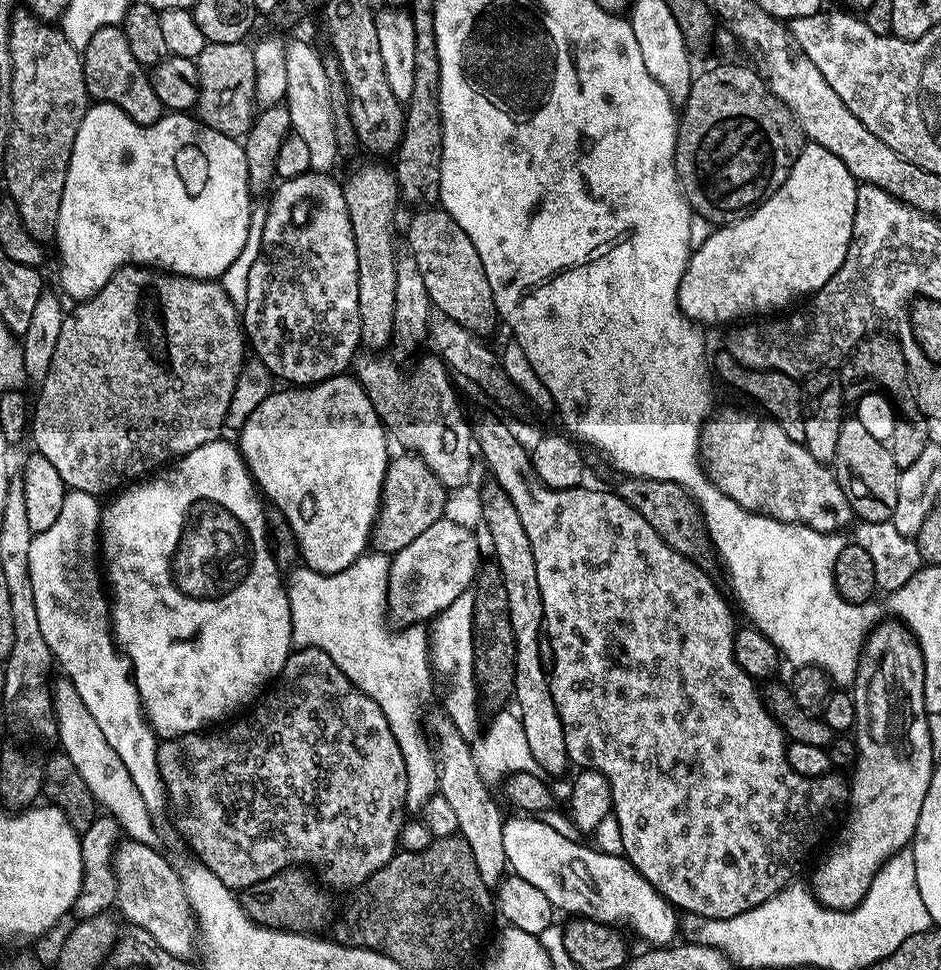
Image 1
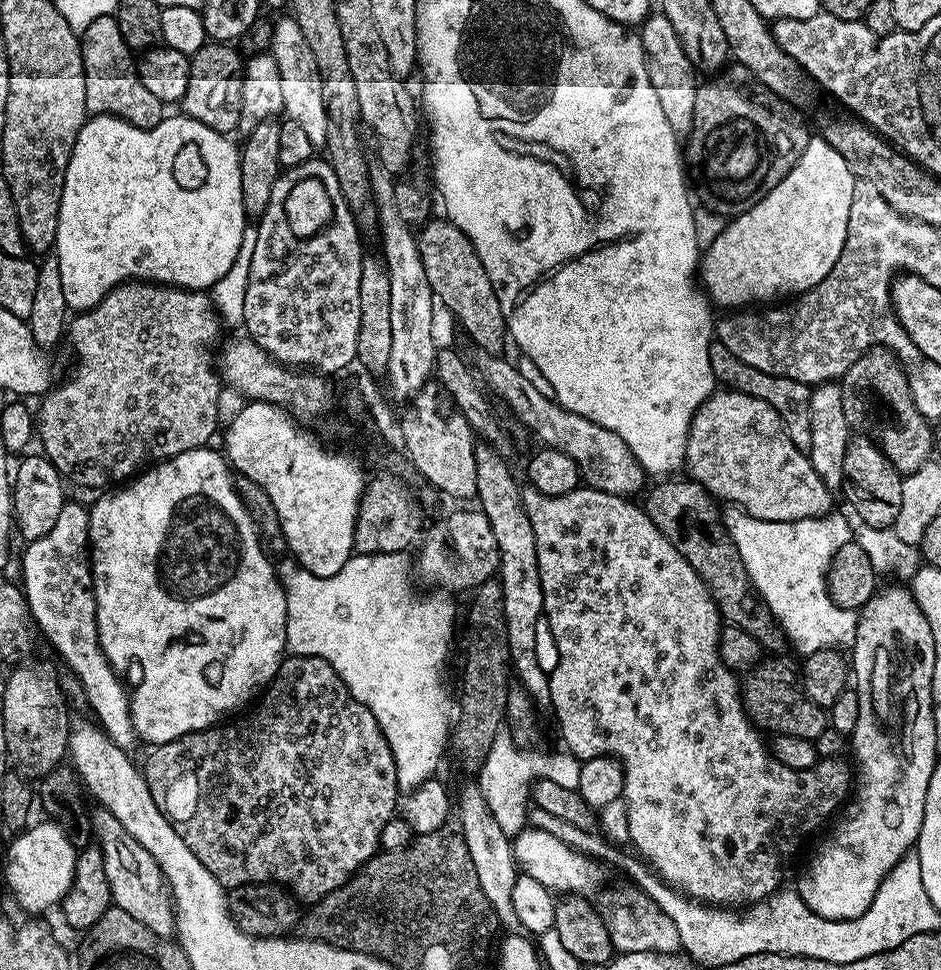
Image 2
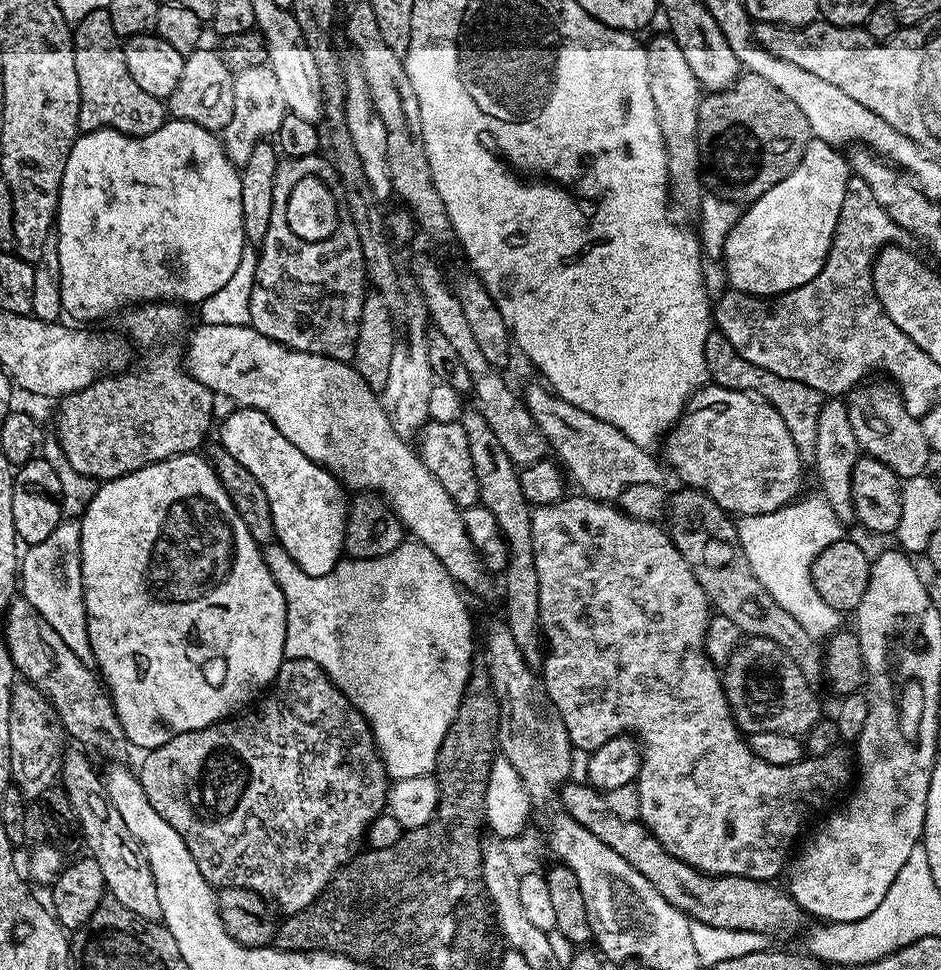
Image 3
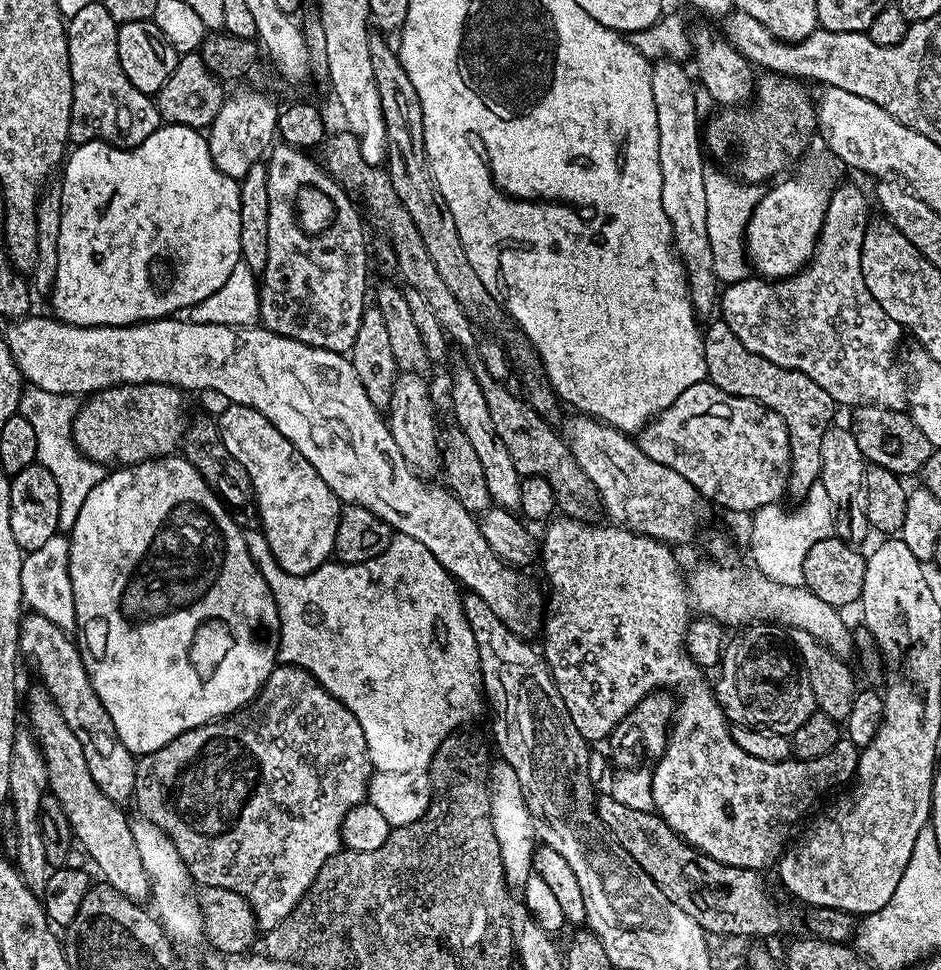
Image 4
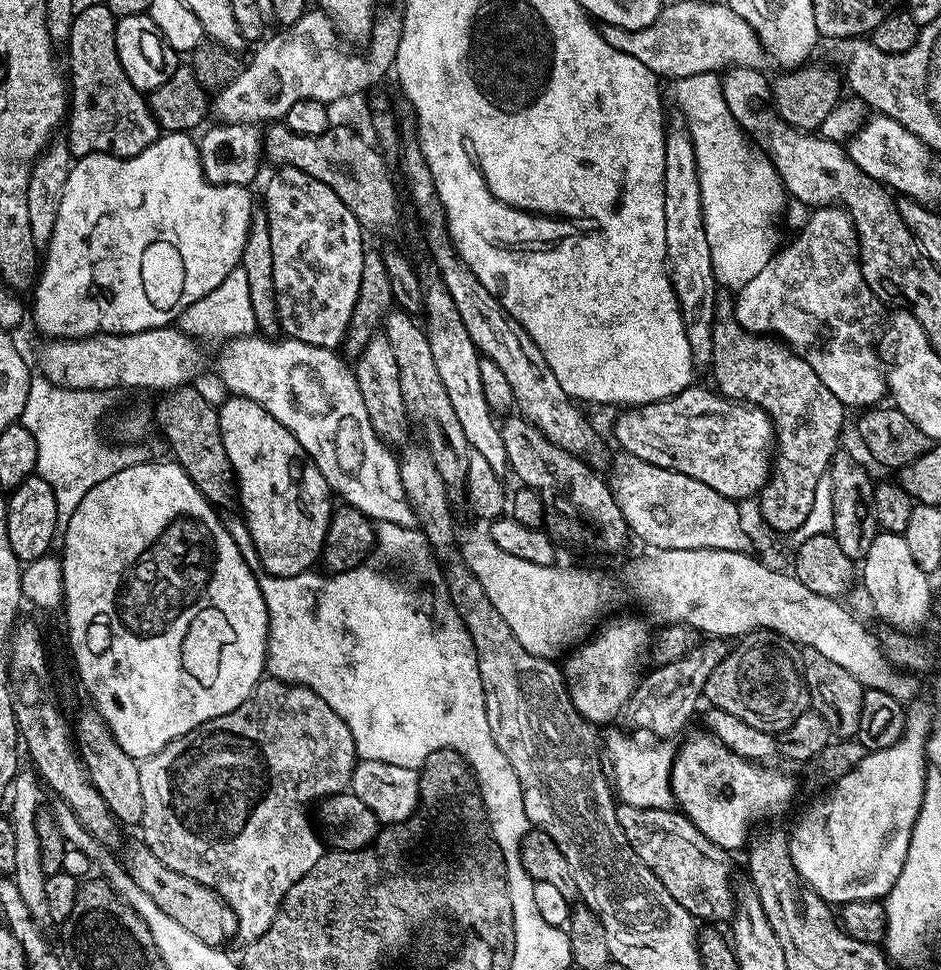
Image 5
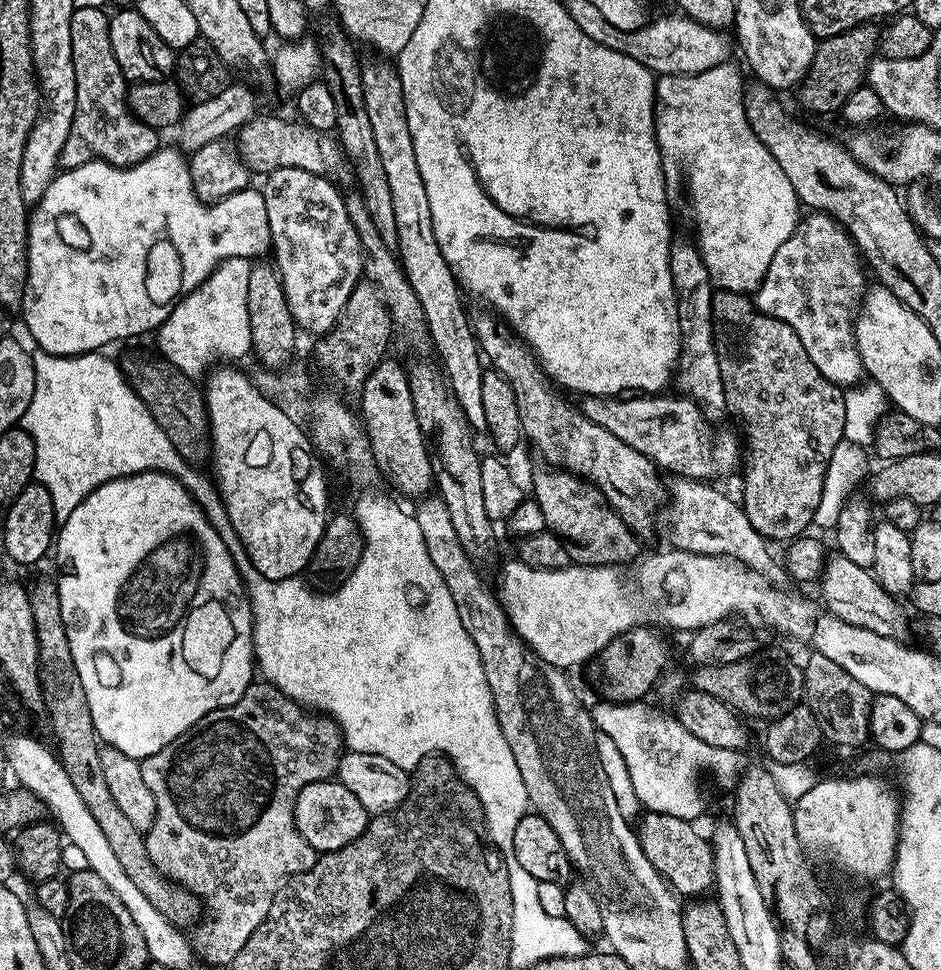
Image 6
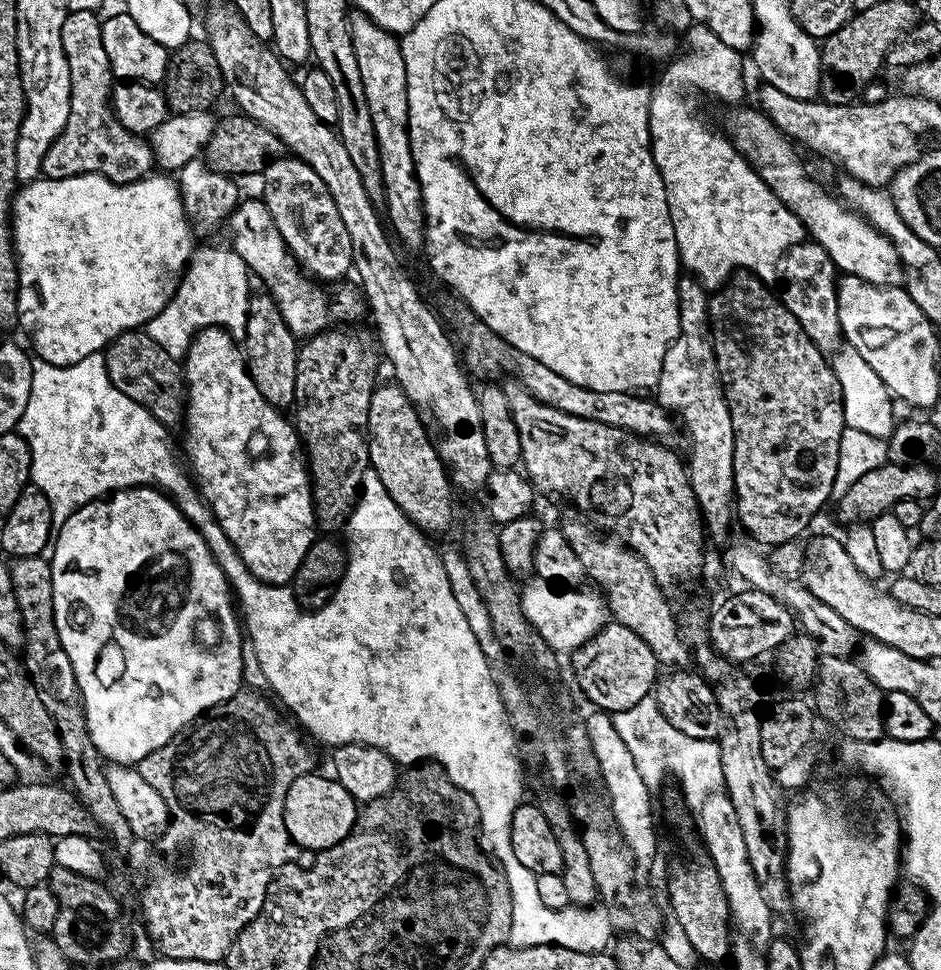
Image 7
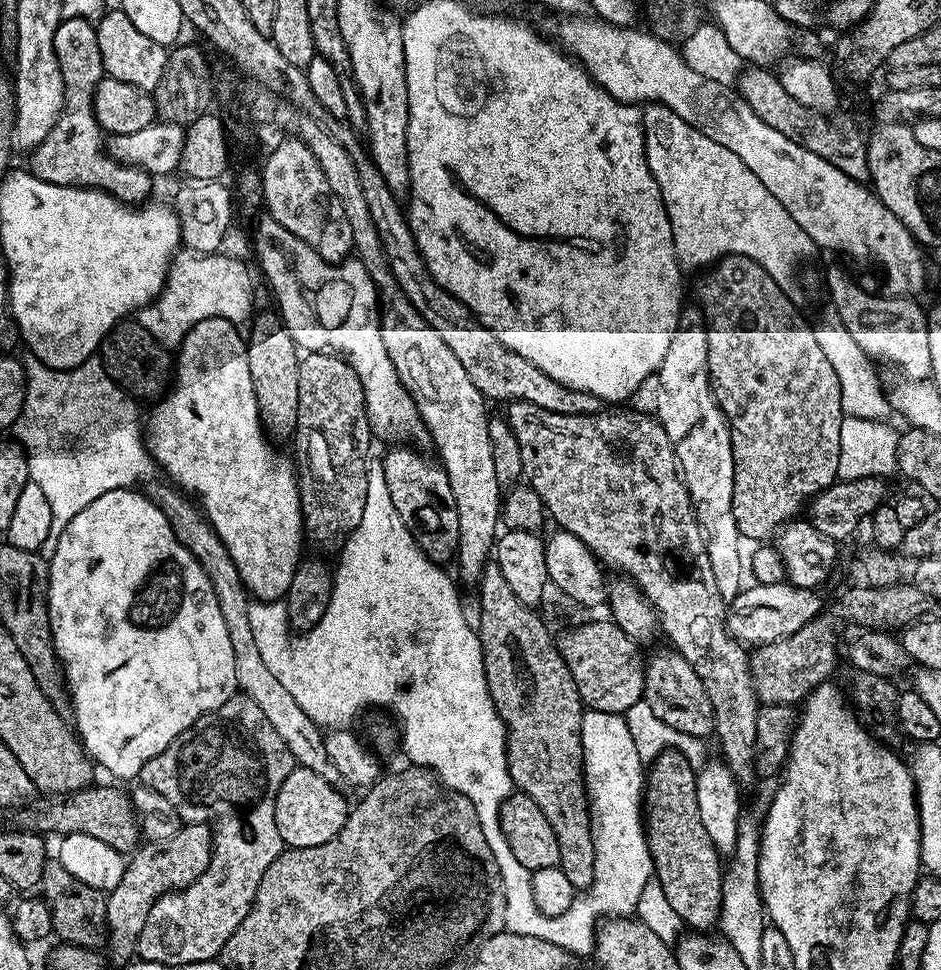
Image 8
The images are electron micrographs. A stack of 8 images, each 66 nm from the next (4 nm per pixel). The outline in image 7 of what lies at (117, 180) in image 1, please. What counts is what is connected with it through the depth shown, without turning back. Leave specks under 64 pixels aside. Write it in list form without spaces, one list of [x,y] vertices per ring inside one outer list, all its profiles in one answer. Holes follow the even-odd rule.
[[[78,174],[70,178],[50,180],[37,178],[27,181],[12,197],[12,241],[16,244],[16,255],[20,265],[20,289],[18,290],[18,314],[20,315],[19,327],[32,332],[36,341],[33,342],[31,351],[39,359],[50,362],[54,366],[66,366],[74,362],[82,362],[95,352],[103,352],[114,338],[124,332],[143,329],[154,318],[154,314],[161,312],[172,300],[176,288],[180,285],[180,278],[184,275],[189,260],[194,255],[192,236],[194,229],[184,209],[180,197],[180,185],[171,175],[149,174],[143,180],[135,180],[133,184],[116,184],[110,178],[94,174]],[[241,199],[236,211],[230,217],[232,224],[232,240],[230,247],[246,262],[249,273],[261,280],[263,287],[276,300],[276,305],[284,313],[286,326],[300,338],[311,338],[325,331],[335,318],[336,312],[328,305],[328,296],[324,292],[316,292],[317,285],[302,271],[296,263],[295,256],[288,251],[282,234],[278,234],[278,226],[274,226],[274,218],[265,206],[263,199]]]

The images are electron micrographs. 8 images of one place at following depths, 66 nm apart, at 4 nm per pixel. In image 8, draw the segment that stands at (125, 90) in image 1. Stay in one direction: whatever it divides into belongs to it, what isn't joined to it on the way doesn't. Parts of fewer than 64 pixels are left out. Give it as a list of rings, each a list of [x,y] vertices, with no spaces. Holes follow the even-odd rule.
[[[83,16],[64,18],[54,36],[54,54],[62,70],[65,83],[64,108],[46,138],[30,153],[30,171],[42,182],[71,188],[96,188],[109,192],[129,206],[140,206],[149,199],[154,178],[145,168],[121,164],[106,154],[106,133],[94,114],[94,90],[106,73],[102,50],[98,50],[96,24]]]

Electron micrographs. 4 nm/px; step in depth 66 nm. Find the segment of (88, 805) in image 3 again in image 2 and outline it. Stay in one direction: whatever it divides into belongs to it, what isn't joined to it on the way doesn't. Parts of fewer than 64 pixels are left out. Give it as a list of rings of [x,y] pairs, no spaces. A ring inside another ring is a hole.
[[[96,806],[90,815],[92,835],[102,850],[102,862],[106,864],[106,882],[110,882],[113,905],[126,910],[130,918],[142,922],[146,930],[154,930],[154,934],[165,938],[171,937],[176,930],[176,913],[172,893],[168,891],[168,883],[158,862],[154,862],[150,850],[146,850],[146,846],[142,846],[142,842],[138,842],[138,838],[134,838],[134,834],[130,834],[130,830],[110,814],[110,810]]]

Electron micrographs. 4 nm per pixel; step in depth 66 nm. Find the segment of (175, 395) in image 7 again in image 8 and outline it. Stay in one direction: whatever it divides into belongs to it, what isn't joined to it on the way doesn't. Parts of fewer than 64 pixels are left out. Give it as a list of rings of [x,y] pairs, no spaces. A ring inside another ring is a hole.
[[[125,318],[113,326],[108,337],[100,343],[98,356],[110,379],[129,396],[141,401],[152,402],[163,396],[174,376],[173,353],[163,344],[157,344],[150,330],[141,326],[136,318]]]

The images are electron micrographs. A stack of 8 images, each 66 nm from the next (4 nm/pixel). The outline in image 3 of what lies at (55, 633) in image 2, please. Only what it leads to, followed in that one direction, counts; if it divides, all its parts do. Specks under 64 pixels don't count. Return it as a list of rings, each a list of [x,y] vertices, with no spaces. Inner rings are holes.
[[[72,518],[61,519],[60,525],[56,527],[54,534],[50,534],[50,538],[46,538],[46,542],[31,545],[27,551],[25,556],[23,553],[18,564],[18,584],[22,589],[23,599],[28,600],[30,606],[34,606],[34,610],[38,610],[38,614],[42,614],[42,618],[46,618],[46,622],[50,622],[50,626],[54,626],[54,631],[62,638],[62,642],[66,642],[66,646],[70,646],[70,650],[74,650],[74,654],[78,654],[78,658],[82,658],[84,664],[91,665],[93,659],[90,650],[84,587],[82,586],[79,523]]]

